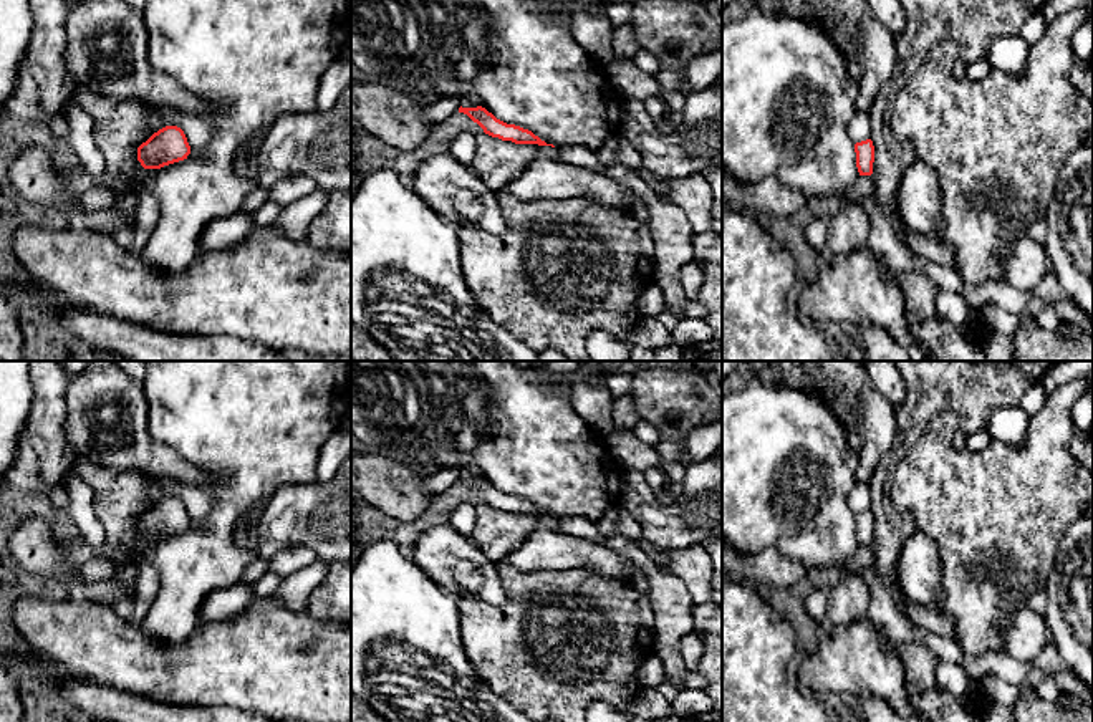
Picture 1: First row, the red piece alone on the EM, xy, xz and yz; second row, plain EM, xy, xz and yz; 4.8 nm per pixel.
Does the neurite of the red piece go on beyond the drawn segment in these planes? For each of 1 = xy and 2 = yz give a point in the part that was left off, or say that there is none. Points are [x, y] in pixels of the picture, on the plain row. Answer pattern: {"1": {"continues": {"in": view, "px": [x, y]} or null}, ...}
{"1": {"continues": null}, "2": {"continues": null}}

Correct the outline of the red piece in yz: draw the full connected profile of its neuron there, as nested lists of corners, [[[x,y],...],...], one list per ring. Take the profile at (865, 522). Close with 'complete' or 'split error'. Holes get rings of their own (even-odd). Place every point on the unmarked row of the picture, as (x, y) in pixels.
[[[871,510],[861,512],[855,515],[856,523],[856,538],[859,546],[871,546],[873,545],[873,533],[874,533],[874,517]]] | complete

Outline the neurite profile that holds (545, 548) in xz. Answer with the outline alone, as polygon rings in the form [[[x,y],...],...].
[[[542,525],[505,561],[523,571],[585,568],[606,578],[628,581],[636,570],[631,560],[604,545]]]

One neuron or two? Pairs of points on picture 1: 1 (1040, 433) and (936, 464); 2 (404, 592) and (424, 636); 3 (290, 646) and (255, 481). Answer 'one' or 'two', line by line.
1: one
2: one
3: two

